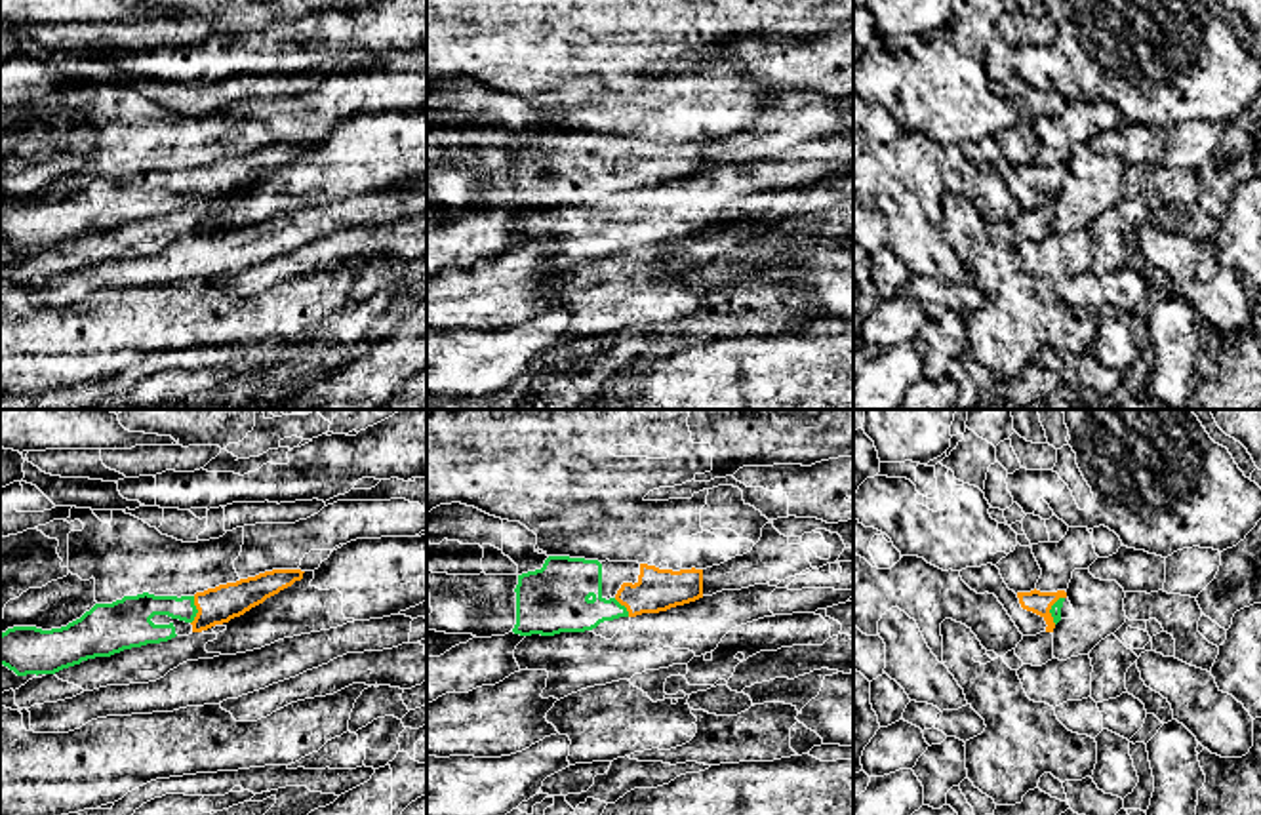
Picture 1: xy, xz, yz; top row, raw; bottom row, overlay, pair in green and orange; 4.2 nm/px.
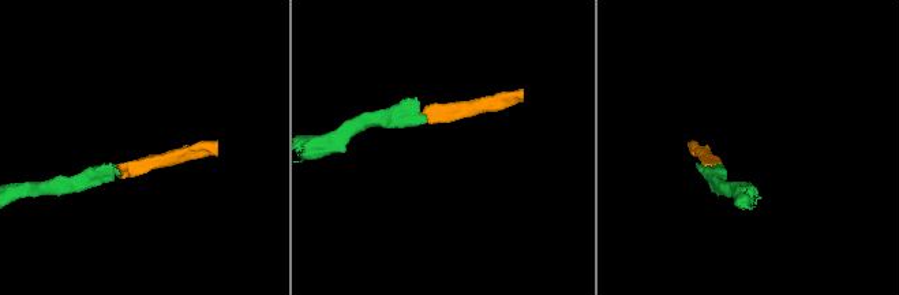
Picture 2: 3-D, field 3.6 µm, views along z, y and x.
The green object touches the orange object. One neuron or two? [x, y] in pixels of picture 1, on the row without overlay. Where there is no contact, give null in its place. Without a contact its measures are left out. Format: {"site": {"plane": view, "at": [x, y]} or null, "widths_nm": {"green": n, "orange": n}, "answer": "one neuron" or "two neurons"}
{"site": {"plane": "yz", "at": [1050, 183]}, "widths_nm": {"green": 50, "orange": 100}, "answer": "one neuron"}

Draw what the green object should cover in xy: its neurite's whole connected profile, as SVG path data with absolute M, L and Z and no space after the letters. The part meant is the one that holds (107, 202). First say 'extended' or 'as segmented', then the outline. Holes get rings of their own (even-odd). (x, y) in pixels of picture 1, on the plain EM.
extended; M272 143L181 171L149 166L124 169L112 177L95 177L80 192L51 204L13 200L0 208L0 238L17 249L55 248L88 232L175 211L173 196L154 198L154 189L190 196L192 206L202 206L244 189L301 154L303 147Z

